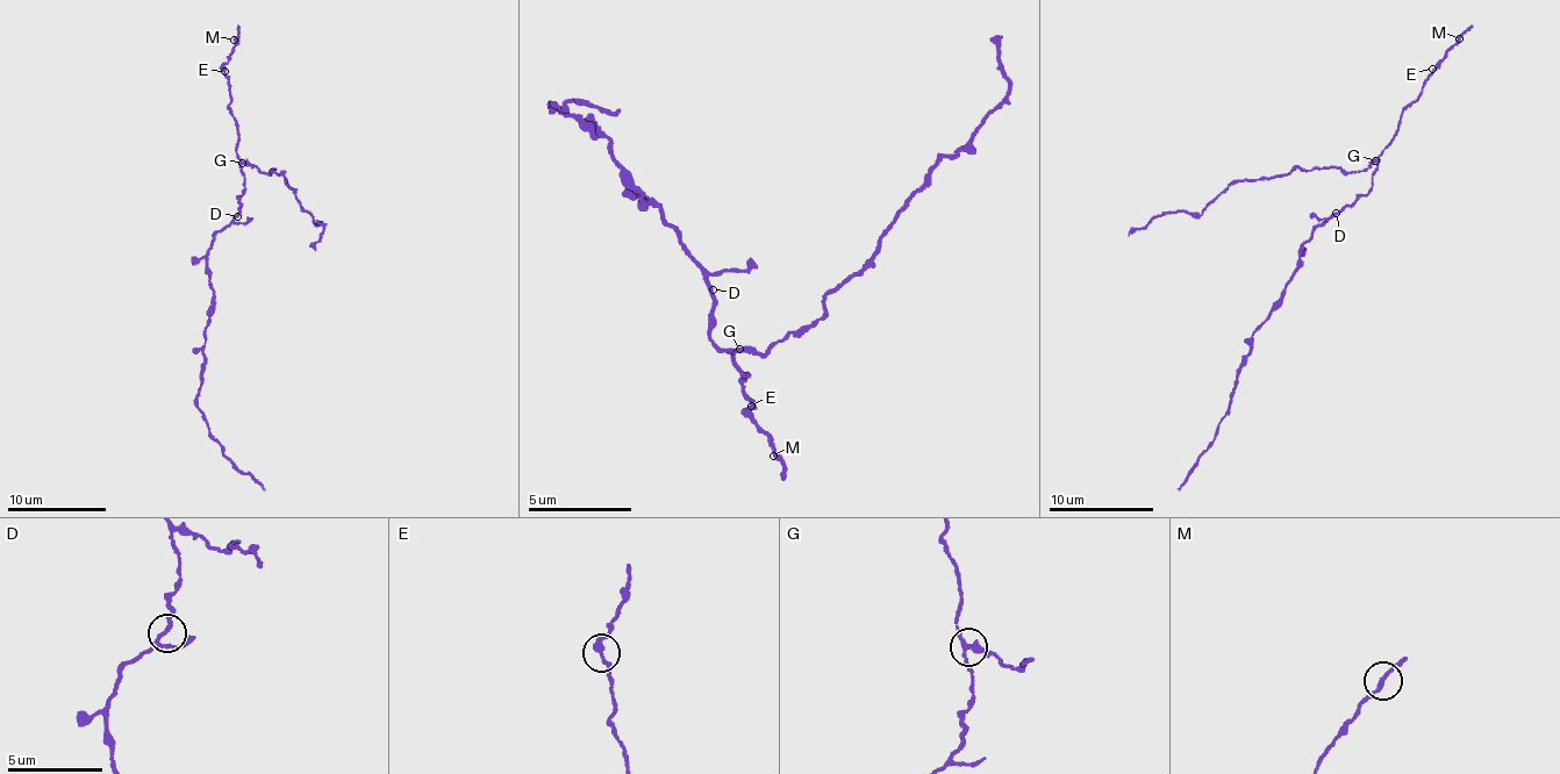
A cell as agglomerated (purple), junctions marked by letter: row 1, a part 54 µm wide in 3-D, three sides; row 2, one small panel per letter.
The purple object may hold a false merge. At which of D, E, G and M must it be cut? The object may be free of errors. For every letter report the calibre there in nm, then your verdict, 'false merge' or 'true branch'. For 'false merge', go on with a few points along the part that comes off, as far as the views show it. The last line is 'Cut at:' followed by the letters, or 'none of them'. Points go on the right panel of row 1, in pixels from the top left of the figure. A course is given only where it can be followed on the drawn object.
D: 150 nm thick; true branch
E: 260 nm thick; true branch
G: 200 nm thick; false merge; foreign part runs (1375, 162), (1347, 172), (1294, 169), (1236, 180), (1199, 214), (1165, 213), (1129, 235)
M: 220 nm thick; true branch
Cut at: G

